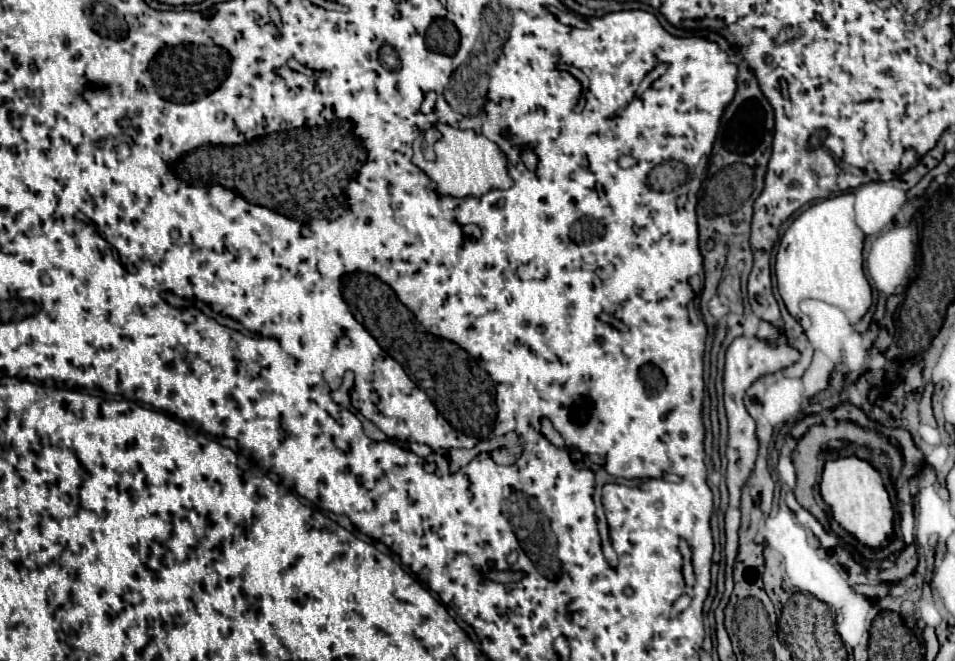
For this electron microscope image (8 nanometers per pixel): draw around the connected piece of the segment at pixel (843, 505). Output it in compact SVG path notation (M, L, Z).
M855 456L827 462L821 480L821 496L831 506L831 514L839 526L861 544L869 548L885 548L893 538L893 506L879 472L869 462Z

